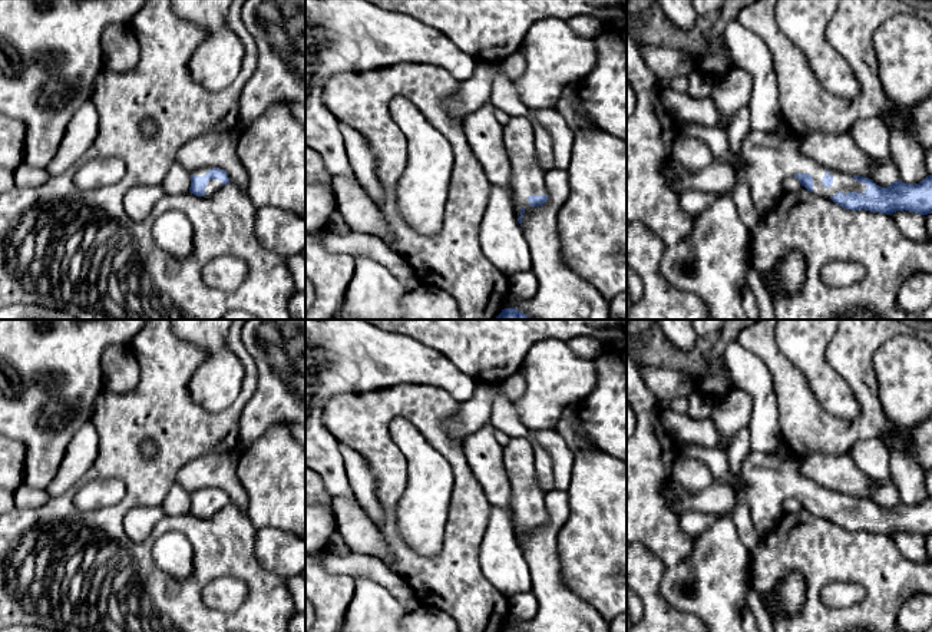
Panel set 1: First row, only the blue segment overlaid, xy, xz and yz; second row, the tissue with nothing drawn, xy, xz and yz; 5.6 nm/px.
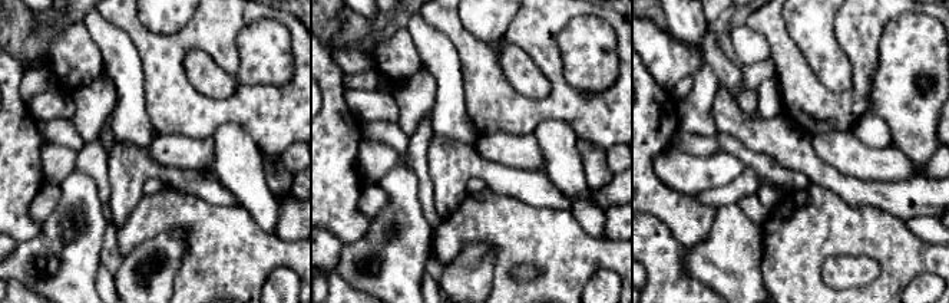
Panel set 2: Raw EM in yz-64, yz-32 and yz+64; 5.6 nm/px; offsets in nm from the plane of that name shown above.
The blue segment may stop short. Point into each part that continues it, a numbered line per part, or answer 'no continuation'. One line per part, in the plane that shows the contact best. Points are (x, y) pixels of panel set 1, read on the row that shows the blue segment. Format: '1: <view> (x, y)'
1: yz (769, 158)

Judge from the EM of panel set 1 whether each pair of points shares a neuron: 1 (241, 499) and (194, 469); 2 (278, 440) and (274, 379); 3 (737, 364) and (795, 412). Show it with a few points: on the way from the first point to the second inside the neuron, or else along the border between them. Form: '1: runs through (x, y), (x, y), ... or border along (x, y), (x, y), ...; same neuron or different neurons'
1: runs through (230, 487), (214, 472), (205, 472); same neuron
2: border along (290, 422), (271, 424), (251, 443); different neurons
3: border along (764, 364), (772, 377), (780, 429); different neurons

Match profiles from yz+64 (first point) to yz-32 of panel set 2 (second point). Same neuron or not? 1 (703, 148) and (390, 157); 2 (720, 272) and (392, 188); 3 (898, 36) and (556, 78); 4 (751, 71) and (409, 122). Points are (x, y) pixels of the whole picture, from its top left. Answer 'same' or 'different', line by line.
1: same
2: same
3: different
4: same

